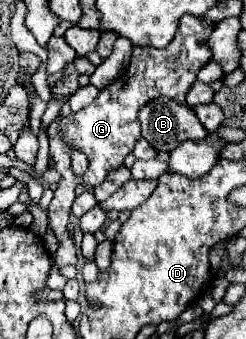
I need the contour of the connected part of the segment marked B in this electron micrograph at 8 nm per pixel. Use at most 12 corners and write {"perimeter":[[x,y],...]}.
{"perimeter":[[168,97],[138,113],[142,137],[156,151],[204,139],[192,107]]}

